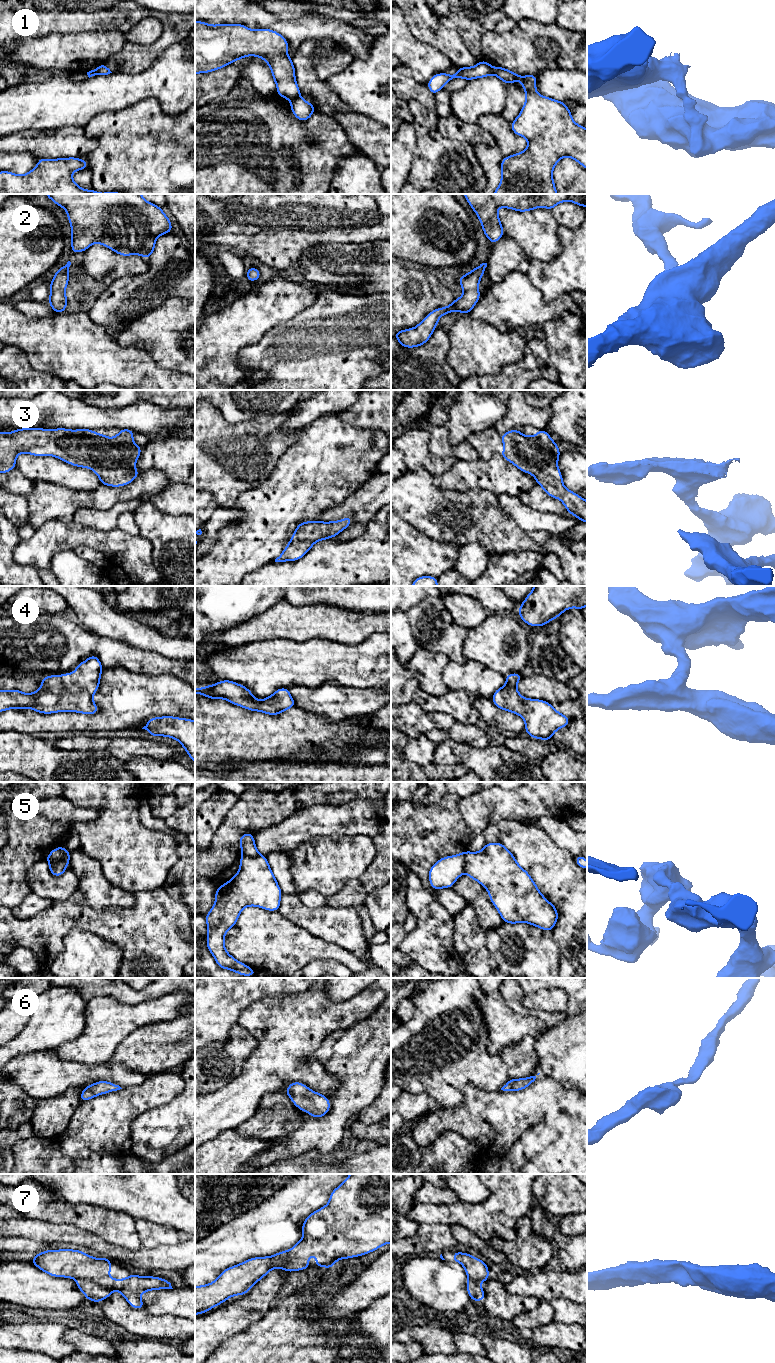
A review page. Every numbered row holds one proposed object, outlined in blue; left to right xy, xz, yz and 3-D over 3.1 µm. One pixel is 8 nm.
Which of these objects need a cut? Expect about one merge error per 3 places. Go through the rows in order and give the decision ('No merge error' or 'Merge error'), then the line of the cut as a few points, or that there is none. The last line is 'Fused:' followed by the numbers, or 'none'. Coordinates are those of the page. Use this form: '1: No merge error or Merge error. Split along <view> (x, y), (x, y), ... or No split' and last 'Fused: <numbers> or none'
1: Merge error. Split along xz (298, 95), (291, 101)
2: No merge error. No split
3: No merge error. No split
4: No merge error. No split
5: Merge error. Split along xy (65, 849), (57, 860), (54, 860), (49, 855)
6: No merge error. No split
7: No merge error. No split
Fused: 1, 5

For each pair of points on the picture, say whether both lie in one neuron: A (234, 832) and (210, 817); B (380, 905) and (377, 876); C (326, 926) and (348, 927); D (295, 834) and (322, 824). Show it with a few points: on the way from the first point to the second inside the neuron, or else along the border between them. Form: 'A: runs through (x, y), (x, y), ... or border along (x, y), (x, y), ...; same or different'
A: border along (235, 804), (216, 830), (210, 844); different
B: border along (380, 886), (367, 895), (367, 909); different
C: runs through (331, 925), (343, 927); same
D: runs through (302, 827), (305, 824), (315, 824); same

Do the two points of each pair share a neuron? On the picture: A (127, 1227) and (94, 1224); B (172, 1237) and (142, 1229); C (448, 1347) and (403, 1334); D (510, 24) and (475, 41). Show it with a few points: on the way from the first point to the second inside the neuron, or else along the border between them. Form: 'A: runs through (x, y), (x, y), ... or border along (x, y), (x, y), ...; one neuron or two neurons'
A: runs through (119, 1227), (107, 1227), (105, 1229), (102, 1227); one neuron
B: runs through (165, 1235), (151, 1235), (149, 1233); one neuron
C: runs through (437, 1340), (425, 1335), (414, 1334); one neuron
D: runs through (500, 23), (488, 22), (479, 31); one neuron

